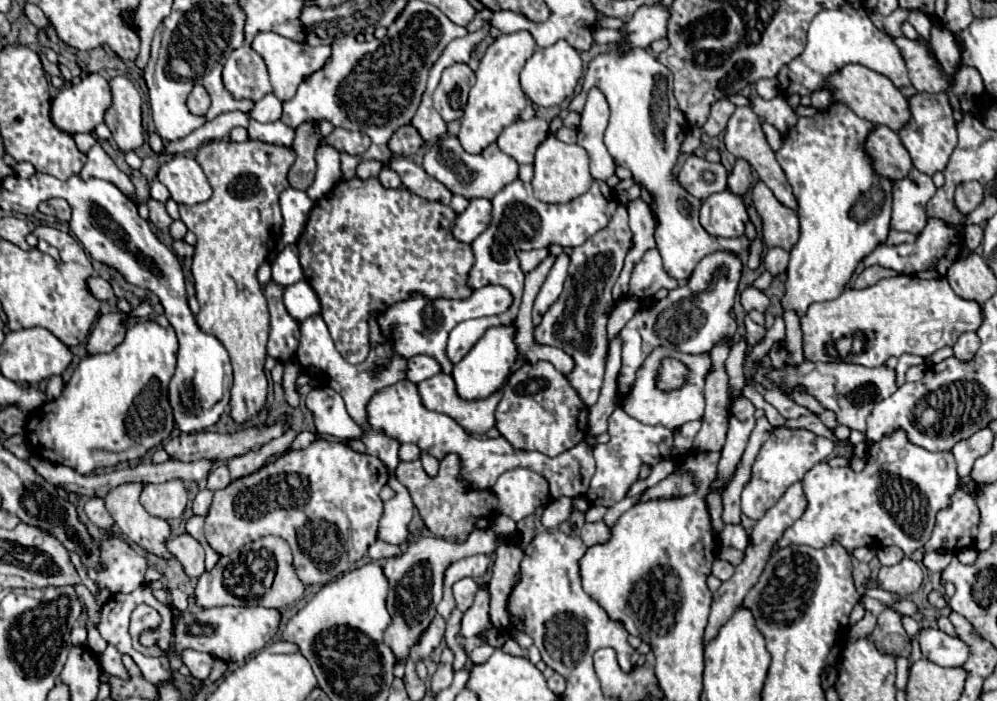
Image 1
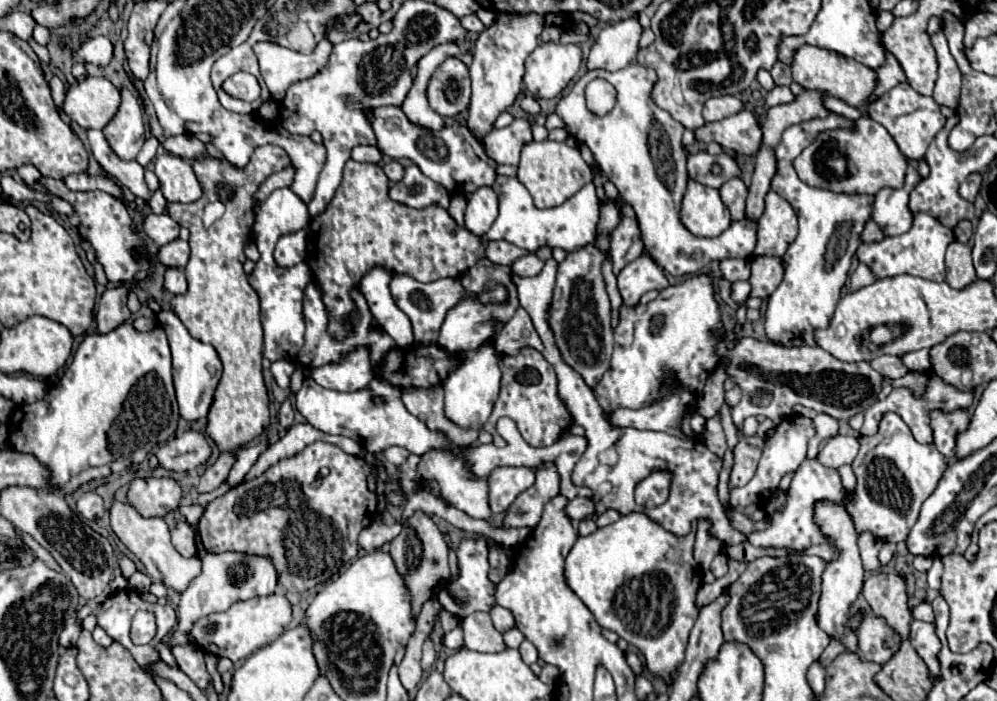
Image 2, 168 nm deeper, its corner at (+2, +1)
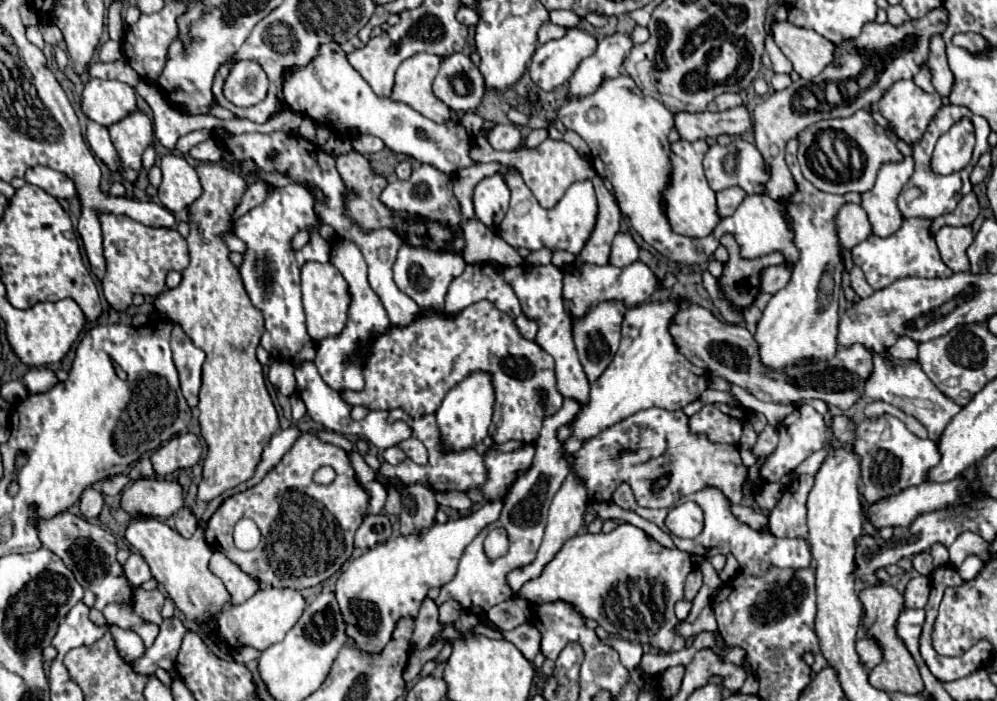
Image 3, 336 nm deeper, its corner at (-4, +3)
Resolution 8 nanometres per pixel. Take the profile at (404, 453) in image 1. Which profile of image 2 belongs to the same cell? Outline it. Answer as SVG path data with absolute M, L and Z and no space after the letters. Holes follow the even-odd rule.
M388 447L388 449L384 451L384 459L390 461L392 465L396 465L396 467L402 465L402 463L406 463L408 455L410 455L410 451L404 449L404 447Z

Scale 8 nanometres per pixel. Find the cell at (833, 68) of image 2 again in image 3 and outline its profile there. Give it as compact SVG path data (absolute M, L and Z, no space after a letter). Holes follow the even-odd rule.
M772 21L770 33L802 79L820 75L824 65L832 63L834 45L810 29L798 27L790 21Z

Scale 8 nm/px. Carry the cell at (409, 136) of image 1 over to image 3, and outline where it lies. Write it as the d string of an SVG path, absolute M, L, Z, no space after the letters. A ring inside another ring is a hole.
M336 43L322 45L320 57L316 57L312 65L304 69L290 69L284 77L284 97L294 111L314 119L318 125L350 135L356 135L356 131L376 135L390 151L414 157L420 163L436 165L442 173L452 175L462 167L474 165L468 157L468 131L460 123L434 123L404 103L376 97L362 75L348 63L342 47Z

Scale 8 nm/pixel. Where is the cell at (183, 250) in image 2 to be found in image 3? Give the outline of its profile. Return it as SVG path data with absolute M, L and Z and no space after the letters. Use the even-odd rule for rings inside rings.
M102 213L102 237L104 237L104 257L106 257L106 275L102 279L102 291L106 301L122 311L132 305L136 293L154 293L164 291L164 279L170 269L182 271L188 265L188 247L184 237L176 229L166 227L146 227L126 215Z

